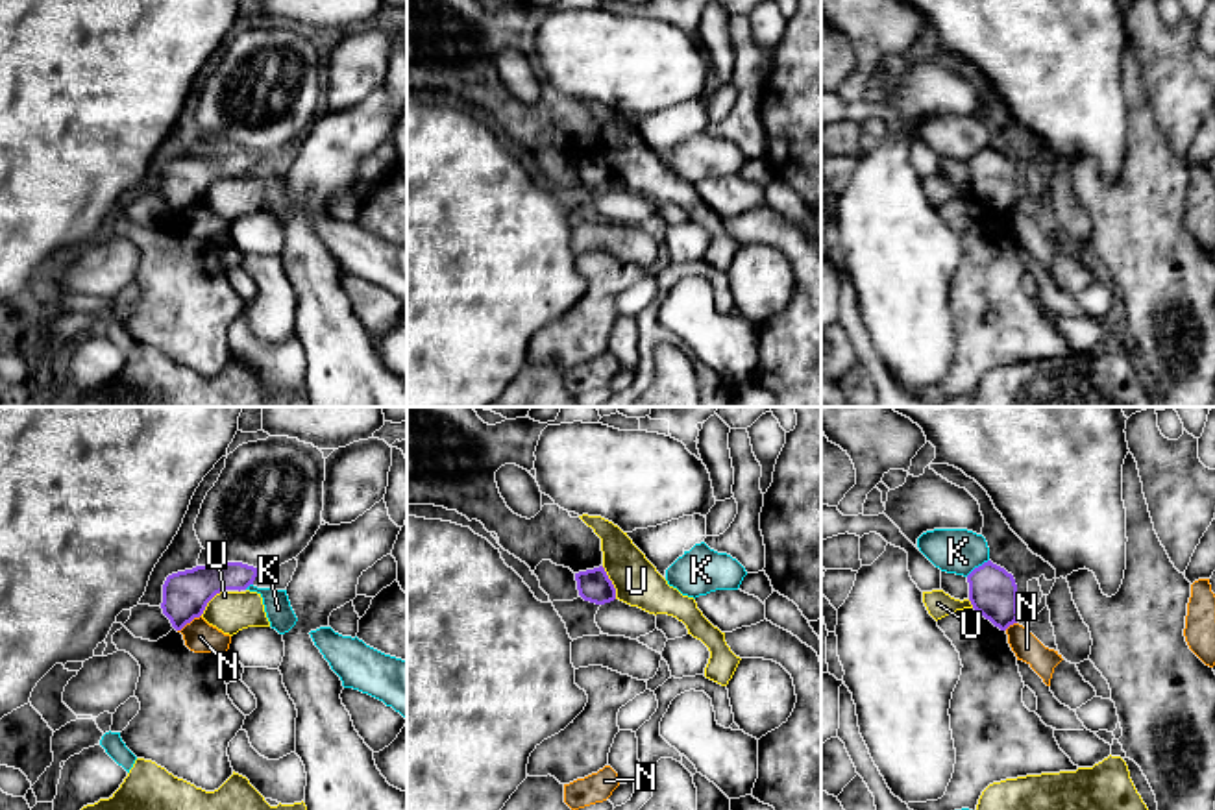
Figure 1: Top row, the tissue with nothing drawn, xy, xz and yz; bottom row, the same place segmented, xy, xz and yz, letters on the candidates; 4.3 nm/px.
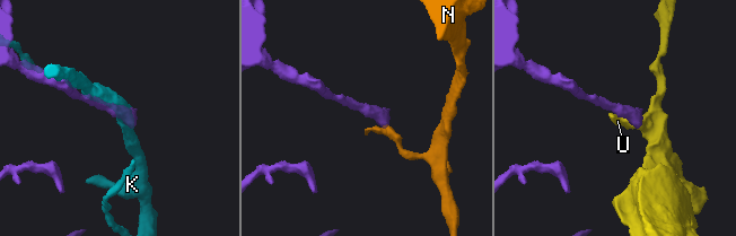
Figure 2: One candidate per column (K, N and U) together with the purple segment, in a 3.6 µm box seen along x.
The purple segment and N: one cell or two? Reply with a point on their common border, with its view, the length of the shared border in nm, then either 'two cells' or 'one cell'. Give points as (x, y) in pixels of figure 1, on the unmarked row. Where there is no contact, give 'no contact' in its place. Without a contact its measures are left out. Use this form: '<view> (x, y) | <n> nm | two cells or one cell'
xy (189, 208) | 130 nm | two cells

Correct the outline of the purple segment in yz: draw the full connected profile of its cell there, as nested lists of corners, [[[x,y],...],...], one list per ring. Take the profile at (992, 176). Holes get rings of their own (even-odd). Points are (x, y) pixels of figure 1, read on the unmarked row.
[[[991,146],[967,161],[969,187],[976,198],[1000,216],[1017,209],[1017,170],[1012,159]]]

